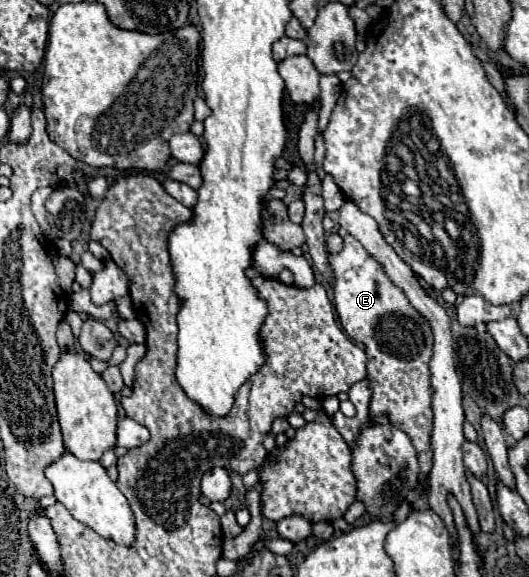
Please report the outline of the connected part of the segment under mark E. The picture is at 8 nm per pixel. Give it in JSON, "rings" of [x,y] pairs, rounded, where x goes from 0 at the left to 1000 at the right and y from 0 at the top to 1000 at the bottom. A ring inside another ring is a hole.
{"rings":[[[664,407],[652,411],[648,435],[637,442],[622,442],[622,459],[633,473],[629,508],[633,508],[633,536],[637,536],[641,556],[667,591],[690,598],[690,612],[698,622],[694,657],[701,657],[701,674],[705,674],[698,712],[701,716],[735,716],[743,723],[743,730],[750,730],[750,740],[777,757],[781,775],[788,778],[796,823],[811,823],[815,792],[819,792],[815,764],[811,764],[815,733],[819,733],[819,712],[815,712],[819,674],[815,674],[815,660],[811,660],[815,657],[811,619],[819,615],[819,605],[815,605],[819,577],[811,577],[811,563],[803,563],[803,553],[773,529],[773,522],[766,522],[766,508],[758,508],[758,501],[750,501],[735,487],[735,480],[728,477],[728,466],[720,466],[720,459],[690,435],[690,428],[671,411],[664,411]]]}

